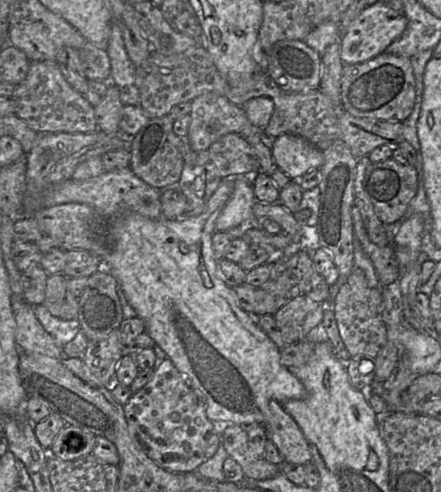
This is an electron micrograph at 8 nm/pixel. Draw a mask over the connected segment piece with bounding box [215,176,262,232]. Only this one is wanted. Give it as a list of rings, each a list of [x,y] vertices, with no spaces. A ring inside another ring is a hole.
[[[246,176],[233,178],[232,195],[221,211],[215,224],[215,232],[226,232],[231,228],[256,228],[253,207],[258,202],[252,181]]]

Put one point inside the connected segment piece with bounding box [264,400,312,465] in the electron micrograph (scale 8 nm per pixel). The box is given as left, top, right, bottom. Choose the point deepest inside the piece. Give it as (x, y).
(282, 429)

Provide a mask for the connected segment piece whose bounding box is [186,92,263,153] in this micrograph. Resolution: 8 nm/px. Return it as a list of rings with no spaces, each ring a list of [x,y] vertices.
[[[212,92],[205,93],[193,99],[189,115],[191,121],[186,141],[196,153],[208,150],[210,145],[229,133],[238,134],[243,138],[249,135],[263,134],[263,129],[250,123],[243,108],[232,104],[227,98]]]

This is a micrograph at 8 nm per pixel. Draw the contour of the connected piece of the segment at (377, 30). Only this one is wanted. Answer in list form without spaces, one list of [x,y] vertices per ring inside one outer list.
[[[384,1],[365,7],[341,37],[341,61],[344,65],[358,64],[384,53],[386,48],[403,34],[406,27],[407,18],[403,11],[391,9]]]

